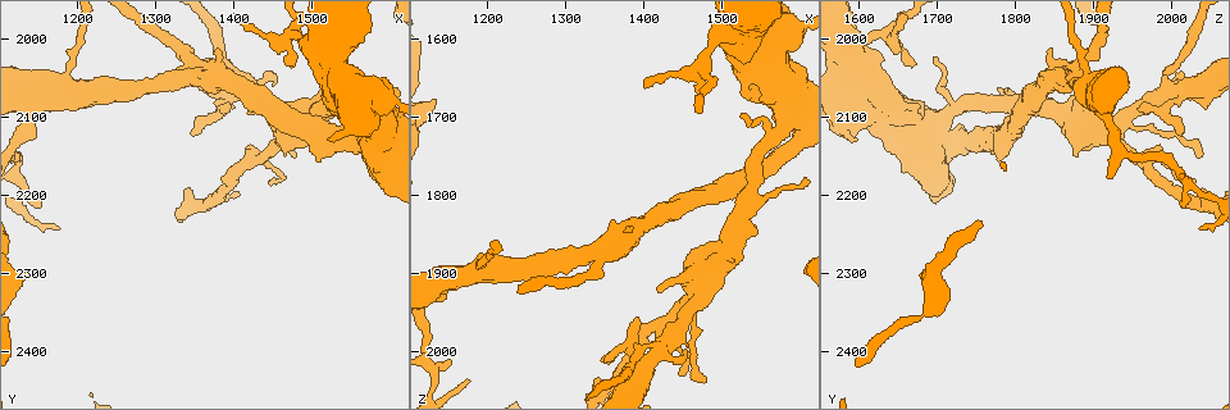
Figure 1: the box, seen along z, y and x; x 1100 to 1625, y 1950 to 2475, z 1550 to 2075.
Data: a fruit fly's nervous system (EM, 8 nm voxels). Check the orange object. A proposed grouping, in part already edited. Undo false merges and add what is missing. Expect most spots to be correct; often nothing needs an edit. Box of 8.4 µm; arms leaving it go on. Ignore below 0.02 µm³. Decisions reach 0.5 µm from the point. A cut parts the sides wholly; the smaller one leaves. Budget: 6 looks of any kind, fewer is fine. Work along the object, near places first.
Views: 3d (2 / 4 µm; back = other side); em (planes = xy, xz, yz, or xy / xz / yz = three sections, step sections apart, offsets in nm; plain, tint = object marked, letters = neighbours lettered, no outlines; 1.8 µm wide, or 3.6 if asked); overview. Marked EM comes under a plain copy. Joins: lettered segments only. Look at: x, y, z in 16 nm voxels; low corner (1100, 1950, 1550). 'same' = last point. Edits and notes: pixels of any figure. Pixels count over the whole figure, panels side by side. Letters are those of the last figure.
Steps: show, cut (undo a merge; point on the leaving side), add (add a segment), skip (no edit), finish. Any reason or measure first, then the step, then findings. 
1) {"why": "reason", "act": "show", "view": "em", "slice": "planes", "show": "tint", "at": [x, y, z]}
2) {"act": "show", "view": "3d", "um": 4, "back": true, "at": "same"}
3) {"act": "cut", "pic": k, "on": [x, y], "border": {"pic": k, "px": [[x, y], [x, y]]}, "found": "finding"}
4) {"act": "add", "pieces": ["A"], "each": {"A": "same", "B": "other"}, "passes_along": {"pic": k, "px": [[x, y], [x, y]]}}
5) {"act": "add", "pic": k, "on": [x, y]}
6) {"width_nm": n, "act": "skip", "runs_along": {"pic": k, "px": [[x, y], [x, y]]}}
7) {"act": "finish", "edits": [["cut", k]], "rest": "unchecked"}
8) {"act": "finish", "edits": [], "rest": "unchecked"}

{"why": "branch stops here", "act": "show", "view": "em", "slice": "xy", "step": 8, "show": "tint", "at": [1455, 2050, 1995]}

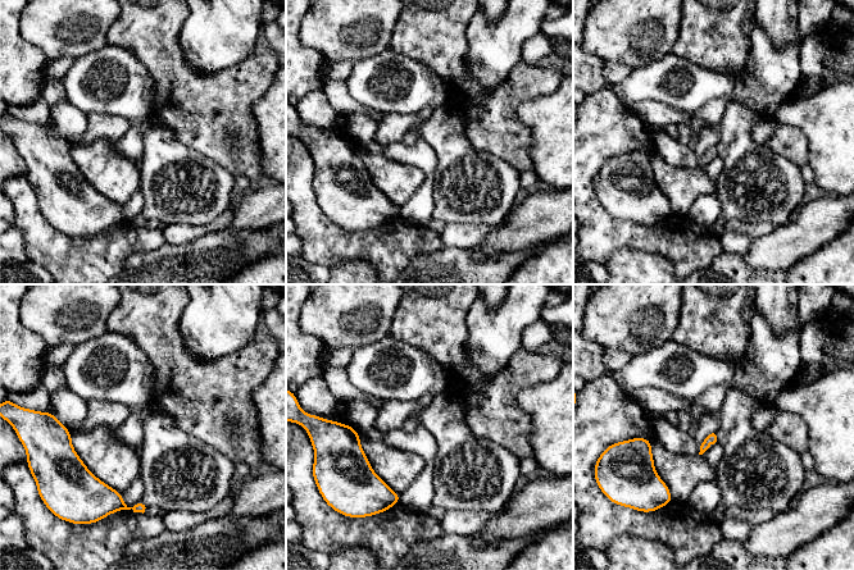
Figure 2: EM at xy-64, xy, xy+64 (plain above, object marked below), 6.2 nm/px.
{"act": "show", "view": "em", "slice": "planes", "show": "letters", "at": "same"}

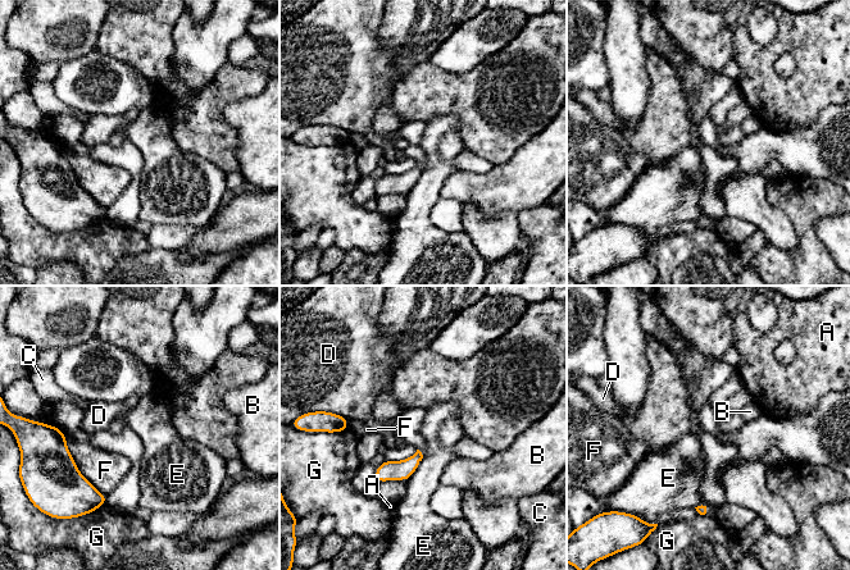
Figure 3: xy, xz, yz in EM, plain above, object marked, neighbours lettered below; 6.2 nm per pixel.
{"act": "skip", "each": {"A": "other", "B": "other", "C": "other", "D": "other", "E": "other", "F": "other", "G": "other"}, "border": {"pic": 3, "px": [[423, 456], [408, 480]]}, "found": "none of them fits"}

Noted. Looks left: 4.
{"why": "thick turns thin", "act": "show", "view": "em", "um": 3.6, "slice": "xy", "step": 8, "show": "tint", "at": [1145, 2075, 1910]}

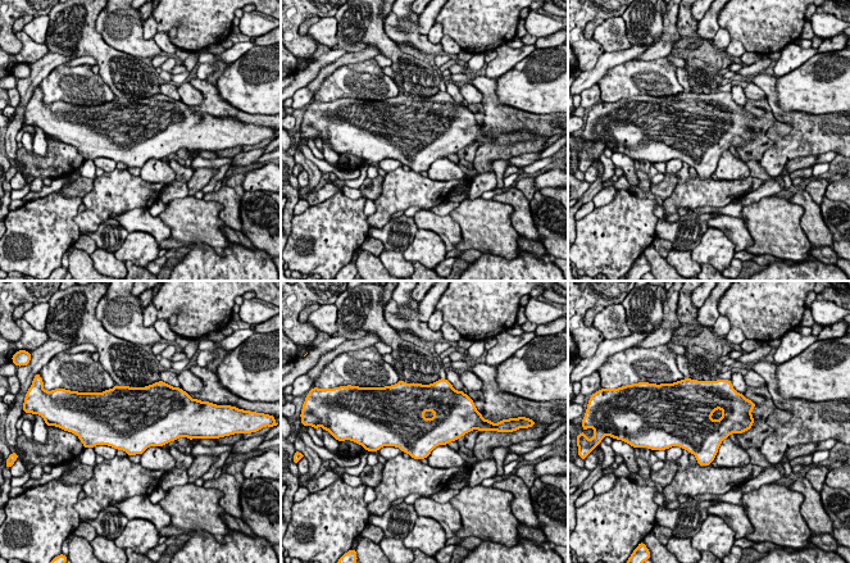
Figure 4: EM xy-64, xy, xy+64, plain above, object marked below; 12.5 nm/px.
{"act": "show", "view": "em", "um": 3.6, "slice": "planes", "show": "letters", "at": "same"}

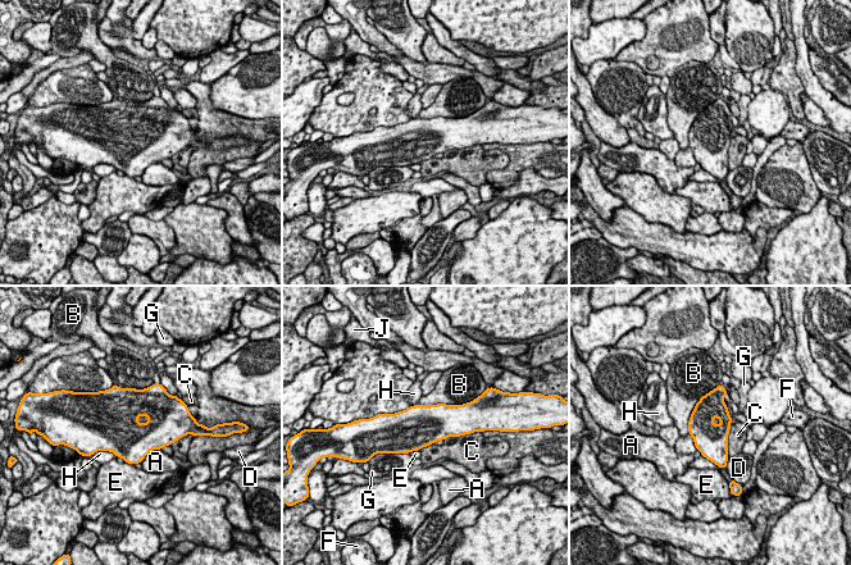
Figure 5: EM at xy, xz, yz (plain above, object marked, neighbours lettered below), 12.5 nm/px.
{"longest_contact_nm": ["B", 700], "act": "skip", "each": {"A": "other", "B": "other", "C": "other", "D": "other", "E": "other", "F": "other", "G": "other", "H": "other", "J": "other"}, "border": {"pic": 5, "px": [[733, 420], [728, 434], [728, 456]]}, "found": "continuous, no second neuron"}

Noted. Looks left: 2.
{"why": "abrupt turn", "act": "show", "view": "3d", "um": 2, "at": [1355, 2050, 1870]}

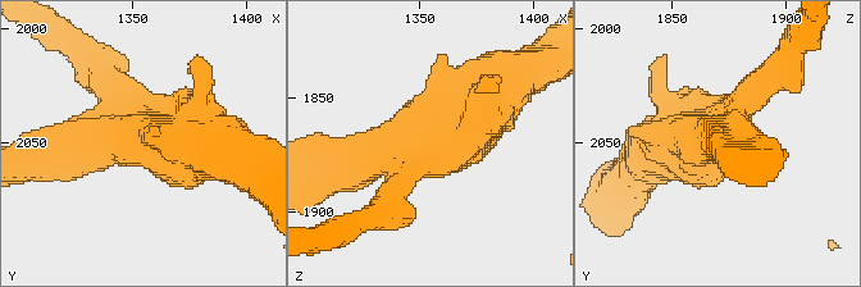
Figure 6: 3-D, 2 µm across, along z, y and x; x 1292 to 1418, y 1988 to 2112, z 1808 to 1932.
{"why": "need the tissue", "act": "show", "view": "em", "slice": "planes", "show": "letters", "at": [1357, 2047, 1869]}

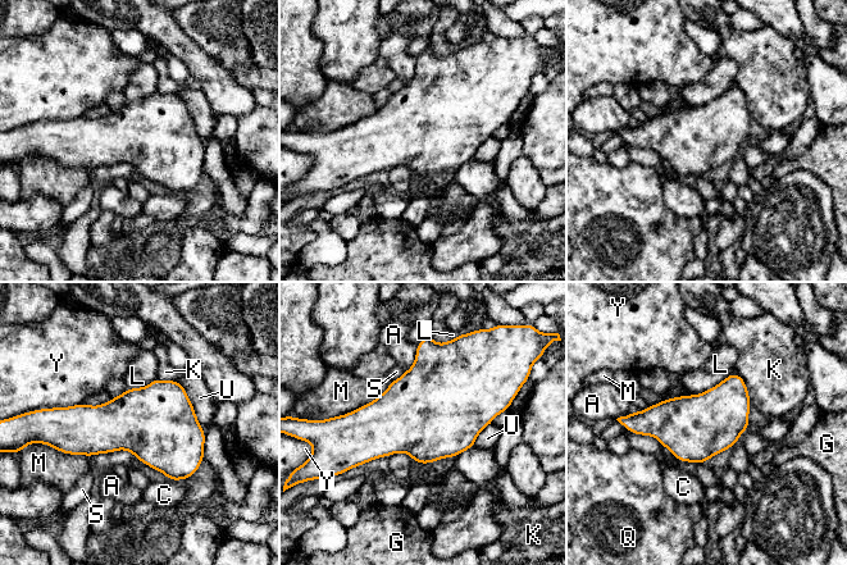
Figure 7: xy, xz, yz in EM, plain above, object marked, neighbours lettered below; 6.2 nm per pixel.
{"width_nm": 420, "act": "skip", "each": {"A": "other", "C": "other", "G": "other", "K": "other", "L": "other", "M": "other", "Q": "other", "S": "other", "U": "other", "Y": "other"}, "border": {"pic": 7, "px": [[732, 372], [705, 391], [690, 395]]}, "found": "continuous, no second neuron"}

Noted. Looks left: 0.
{"act": "finish", "edits": [], "rest": "unchecked"}

